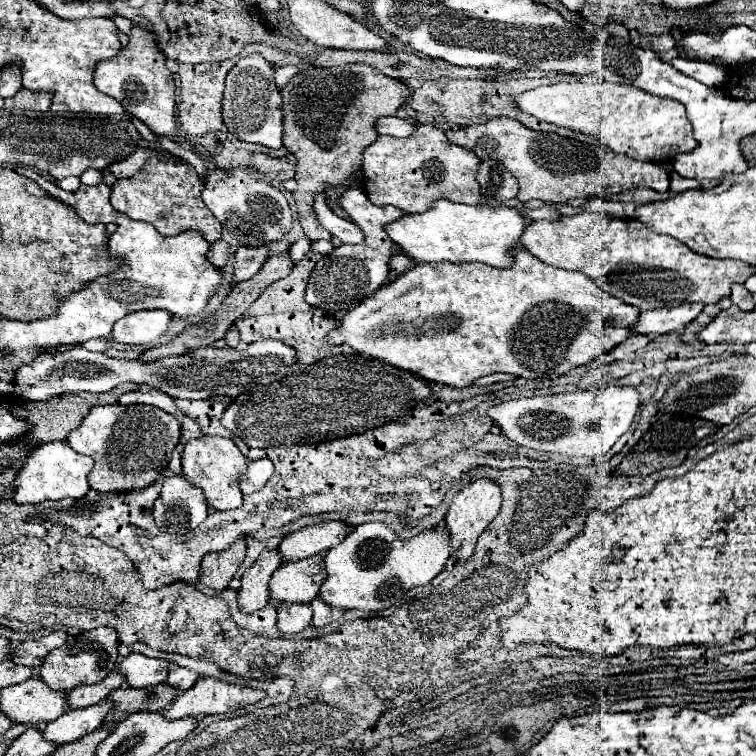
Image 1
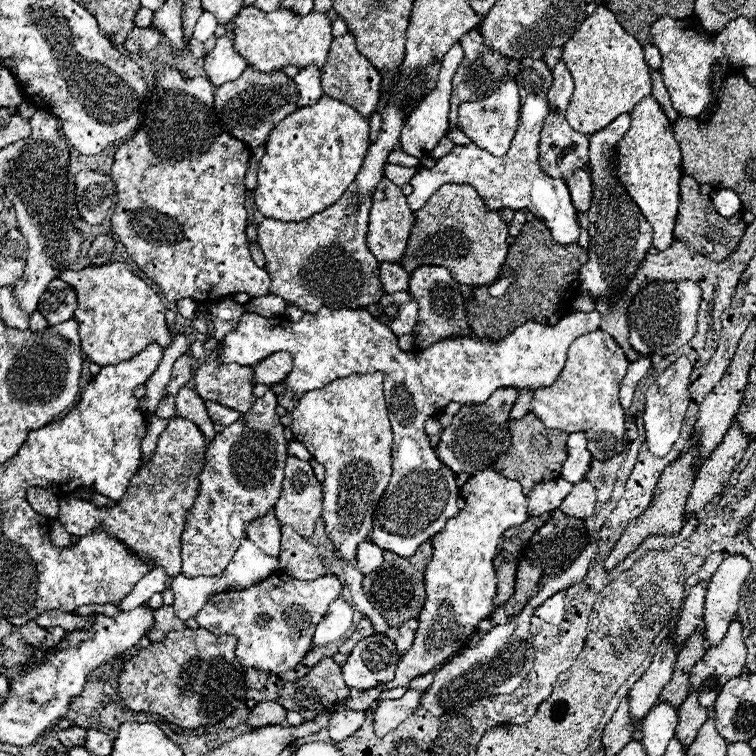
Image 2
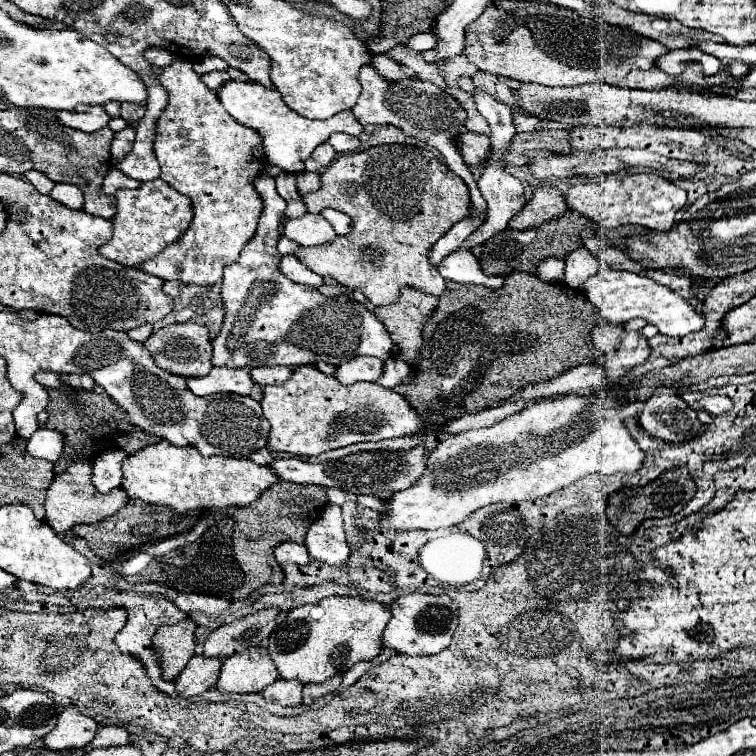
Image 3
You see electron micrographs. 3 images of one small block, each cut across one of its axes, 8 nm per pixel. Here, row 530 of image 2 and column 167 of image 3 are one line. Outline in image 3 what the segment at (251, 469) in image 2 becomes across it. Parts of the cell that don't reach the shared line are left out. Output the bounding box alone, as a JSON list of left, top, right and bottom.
[100,178,192,268]

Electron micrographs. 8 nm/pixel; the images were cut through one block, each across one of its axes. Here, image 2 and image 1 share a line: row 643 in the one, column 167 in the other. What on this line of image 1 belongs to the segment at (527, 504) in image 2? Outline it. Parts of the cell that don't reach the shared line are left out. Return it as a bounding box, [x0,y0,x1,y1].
[68,406,180,494]

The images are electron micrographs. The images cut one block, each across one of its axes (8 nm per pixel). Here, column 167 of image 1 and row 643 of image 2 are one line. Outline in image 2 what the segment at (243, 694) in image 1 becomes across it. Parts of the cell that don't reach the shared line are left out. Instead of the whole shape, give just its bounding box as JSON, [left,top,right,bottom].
[704,554,752,646]

